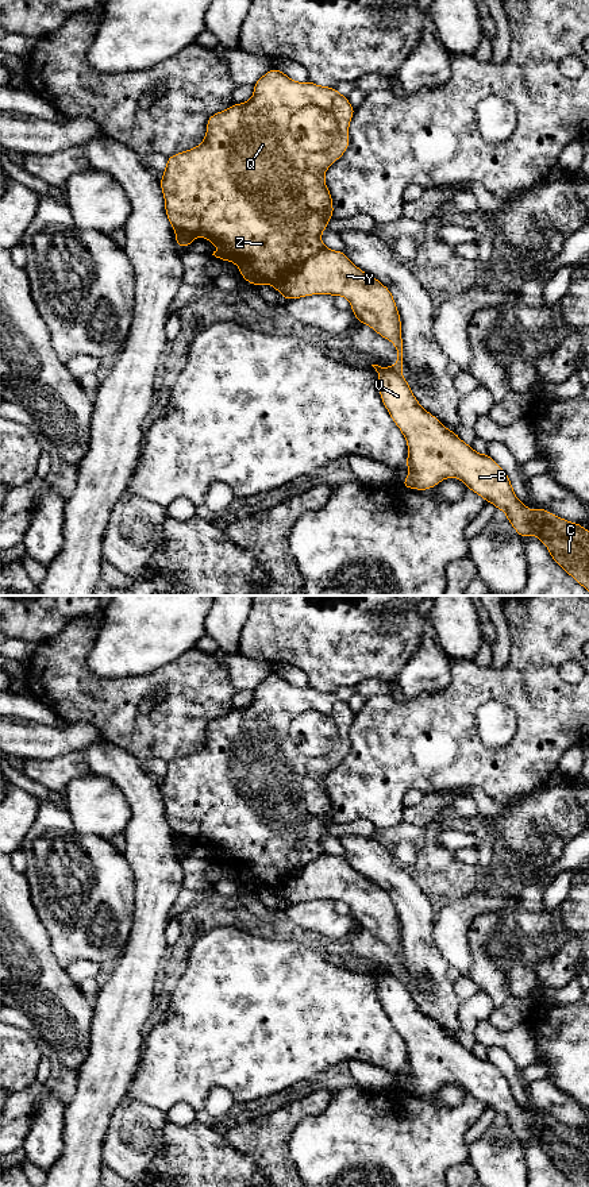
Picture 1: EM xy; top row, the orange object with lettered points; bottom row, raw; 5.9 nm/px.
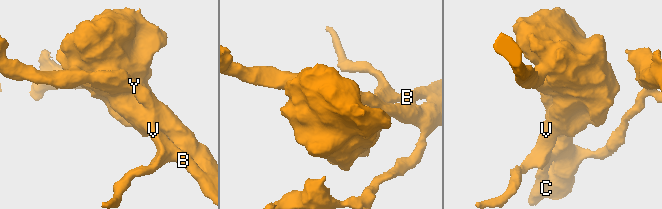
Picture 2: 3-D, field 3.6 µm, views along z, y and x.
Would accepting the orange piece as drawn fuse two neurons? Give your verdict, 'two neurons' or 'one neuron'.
two neurons

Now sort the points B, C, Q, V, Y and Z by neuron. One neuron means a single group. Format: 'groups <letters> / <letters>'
groups B Q V Z / C Y

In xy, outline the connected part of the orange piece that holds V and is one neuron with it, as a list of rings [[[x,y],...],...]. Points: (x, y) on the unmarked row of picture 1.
[[[372,970],[378,978],[378,995],[381,1005],[394,1029],[400,1033],[408,1049],[408,1063],[405,1071],[409,1080],[401,1086],[407,1094],[428,1095],[446,1083],[459,1083],[467,1094],[481,1101],[486,1107],[492,1107],[496,1114],[507,1119],[507,1125],[515,1136],[526,1145],[531,1138],[542,1146],[542,1129],[538,1115],[528,1114],[517,1105],[509,1082],[488,1059],[478,1059],[459,1041],[447,1034],[434,1020],[427,1017],[413,1001],[400,974],[396,971],[381,972]]]

